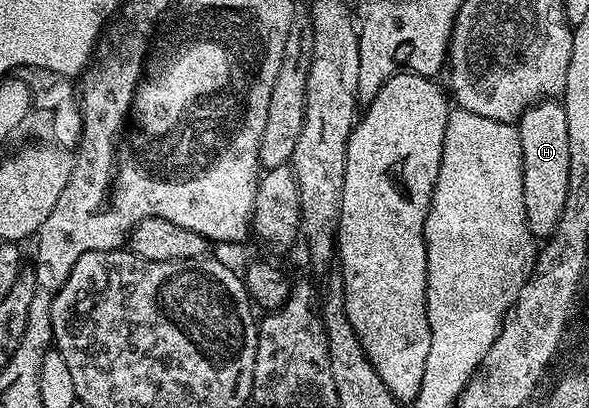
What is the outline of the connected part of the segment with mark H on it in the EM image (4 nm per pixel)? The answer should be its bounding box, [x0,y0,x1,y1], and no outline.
[518,98,570,238]

